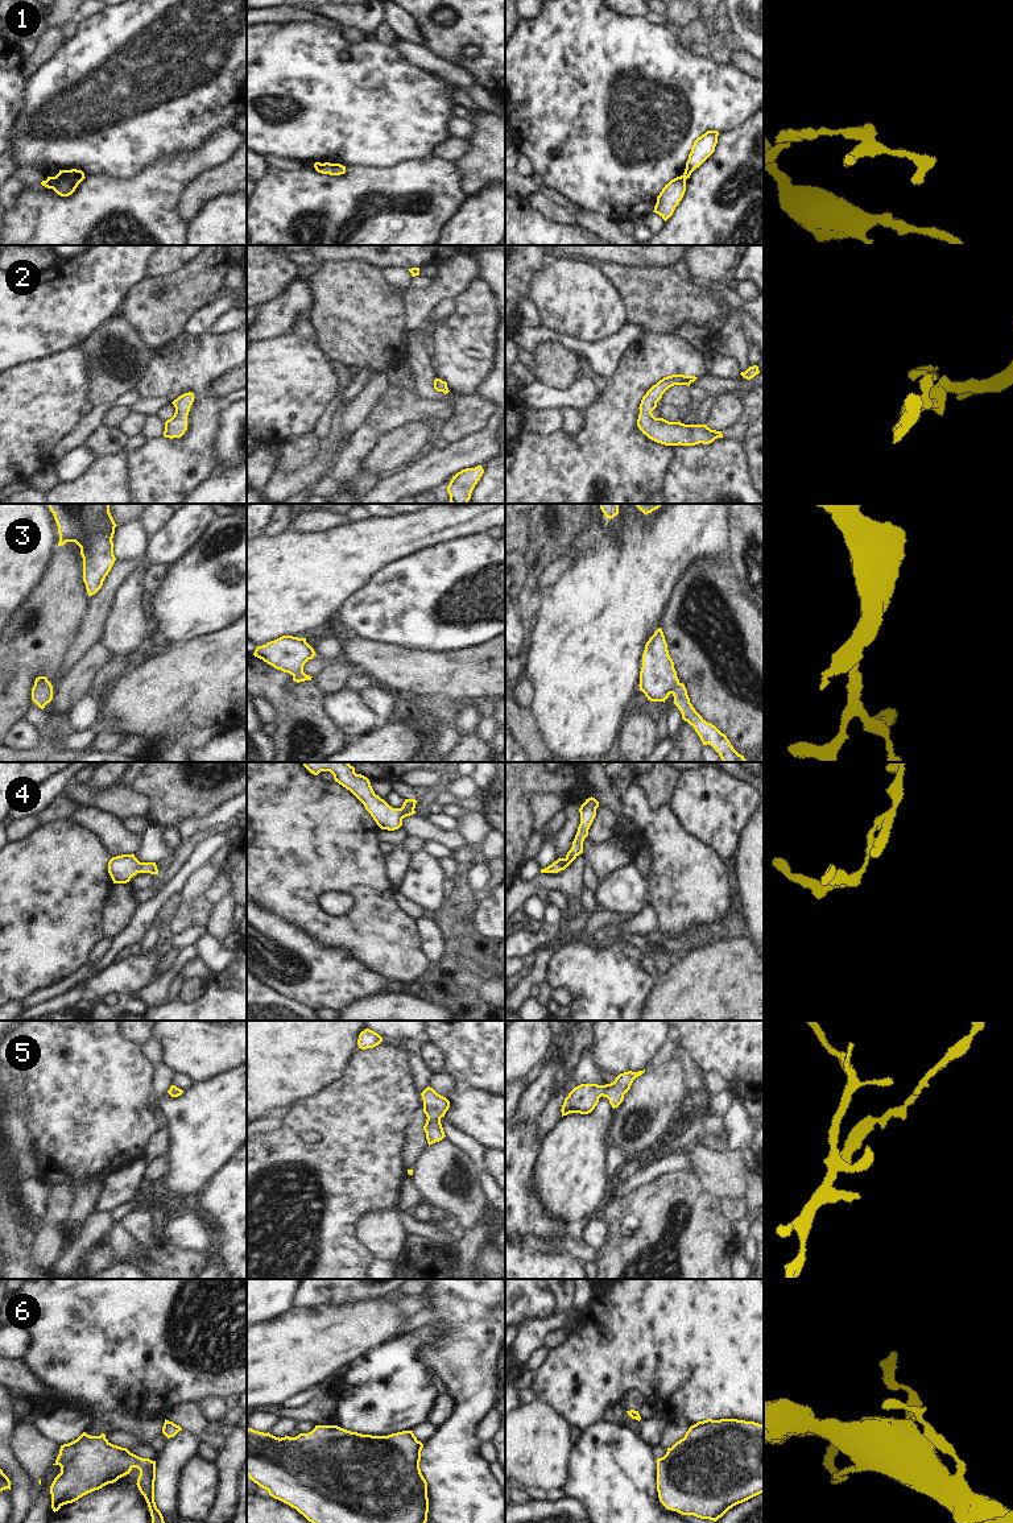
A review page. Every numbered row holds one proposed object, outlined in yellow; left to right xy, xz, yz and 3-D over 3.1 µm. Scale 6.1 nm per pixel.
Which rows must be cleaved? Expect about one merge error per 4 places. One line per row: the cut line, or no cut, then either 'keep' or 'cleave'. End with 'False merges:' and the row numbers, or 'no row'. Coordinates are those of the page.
1: xy (56, 176), (78, 183) | cleave
2: no cut | keep
3: no cut | keep
4: no cut | keep
5: no cut | keep
6: no cut | keep
False merges: 1

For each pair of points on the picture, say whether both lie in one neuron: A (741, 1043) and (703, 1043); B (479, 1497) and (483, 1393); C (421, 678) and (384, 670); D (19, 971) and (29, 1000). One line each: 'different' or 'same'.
A: same
B: same
C: same
D: different

